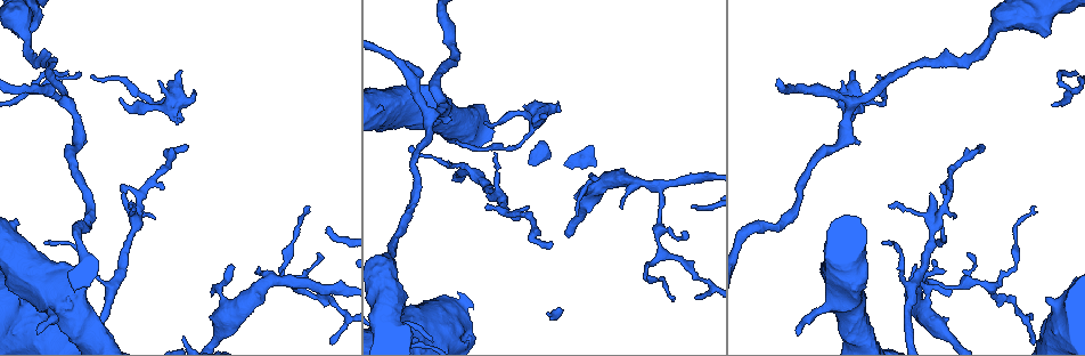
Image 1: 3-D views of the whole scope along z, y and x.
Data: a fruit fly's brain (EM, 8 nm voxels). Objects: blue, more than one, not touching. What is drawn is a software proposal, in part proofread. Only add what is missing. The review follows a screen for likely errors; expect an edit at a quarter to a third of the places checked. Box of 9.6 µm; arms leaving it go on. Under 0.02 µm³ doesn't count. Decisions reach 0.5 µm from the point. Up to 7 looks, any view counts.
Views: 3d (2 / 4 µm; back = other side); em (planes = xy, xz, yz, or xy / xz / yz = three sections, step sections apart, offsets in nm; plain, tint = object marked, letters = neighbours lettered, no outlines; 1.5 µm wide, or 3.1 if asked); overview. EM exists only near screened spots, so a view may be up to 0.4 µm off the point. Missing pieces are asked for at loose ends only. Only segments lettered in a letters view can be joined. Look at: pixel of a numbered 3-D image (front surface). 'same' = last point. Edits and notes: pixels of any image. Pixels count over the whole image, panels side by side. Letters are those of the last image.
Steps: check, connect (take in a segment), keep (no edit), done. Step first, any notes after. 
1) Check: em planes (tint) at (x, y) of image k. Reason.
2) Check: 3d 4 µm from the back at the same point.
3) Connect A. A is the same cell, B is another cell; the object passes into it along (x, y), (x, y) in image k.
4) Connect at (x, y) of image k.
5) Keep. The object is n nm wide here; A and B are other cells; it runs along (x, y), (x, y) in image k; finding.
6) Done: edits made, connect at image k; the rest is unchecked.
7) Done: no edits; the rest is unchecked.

Check: 3d 2 µm at (233, 265) of image 1. Free end.

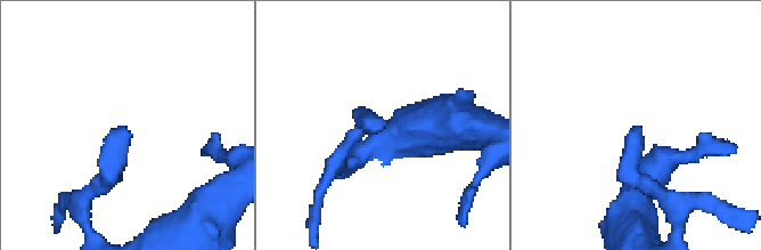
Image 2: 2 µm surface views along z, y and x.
Check: em planes (letters) at (639, 130) of image 2.

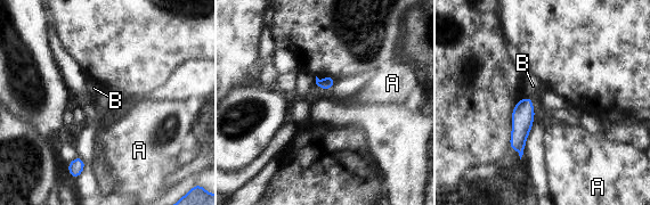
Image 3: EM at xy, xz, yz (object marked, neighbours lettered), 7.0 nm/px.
Keep. The object is 80 nm wide here; A and B are other cells; a border runs along (527, 96), (530, 97) in image 3; none of them fits.

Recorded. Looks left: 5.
Check: em xy step 4 (letters) at (798, 335) of image 1. Free end.

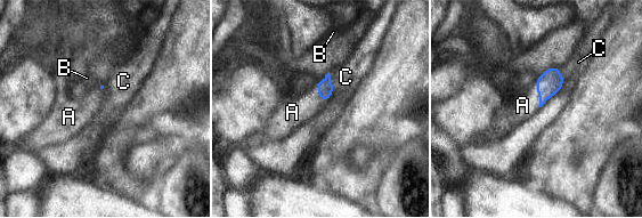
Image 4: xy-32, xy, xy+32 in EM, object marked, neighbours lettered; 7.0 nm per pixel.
Connect A. A is the same cell, B and C are other cells; the object passes into it along (550, 82), (538, 96), (522, 105) in image 4; the neuron continues.

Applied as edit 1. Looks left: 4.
Check: overview. Redraw.

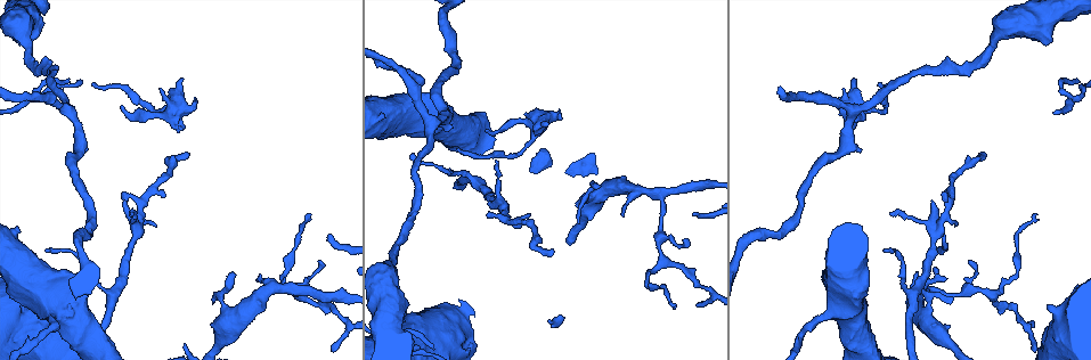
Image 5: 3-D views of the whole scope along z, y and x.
Check: 3d 2 µm from the back at (181, 129) of image 5.

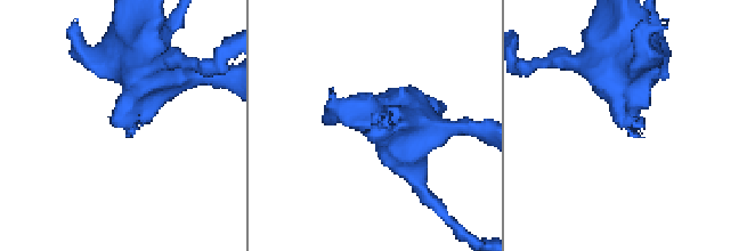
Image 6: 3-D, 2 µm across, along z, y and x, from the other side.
Check: em xy step 4 (letters) at (119, 126) of image 6. Now the EM.

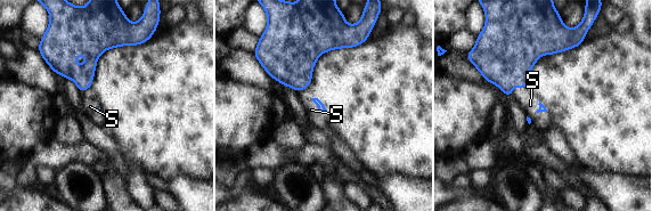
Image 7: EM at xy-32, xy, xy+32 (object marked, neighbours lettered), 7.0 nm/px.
Check: em planes (letters) at the same point. Cut it another way.

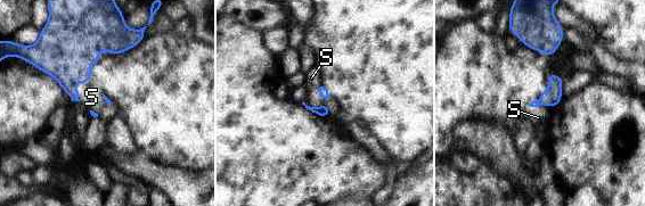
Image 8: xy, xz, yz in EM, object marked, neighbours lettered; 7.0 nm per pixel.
Connect S. S is the same cell; the neuron continues.

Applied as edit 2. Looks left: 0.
Done: edits made, connect at image 4, connect at image 8; the rest is unchecked.

